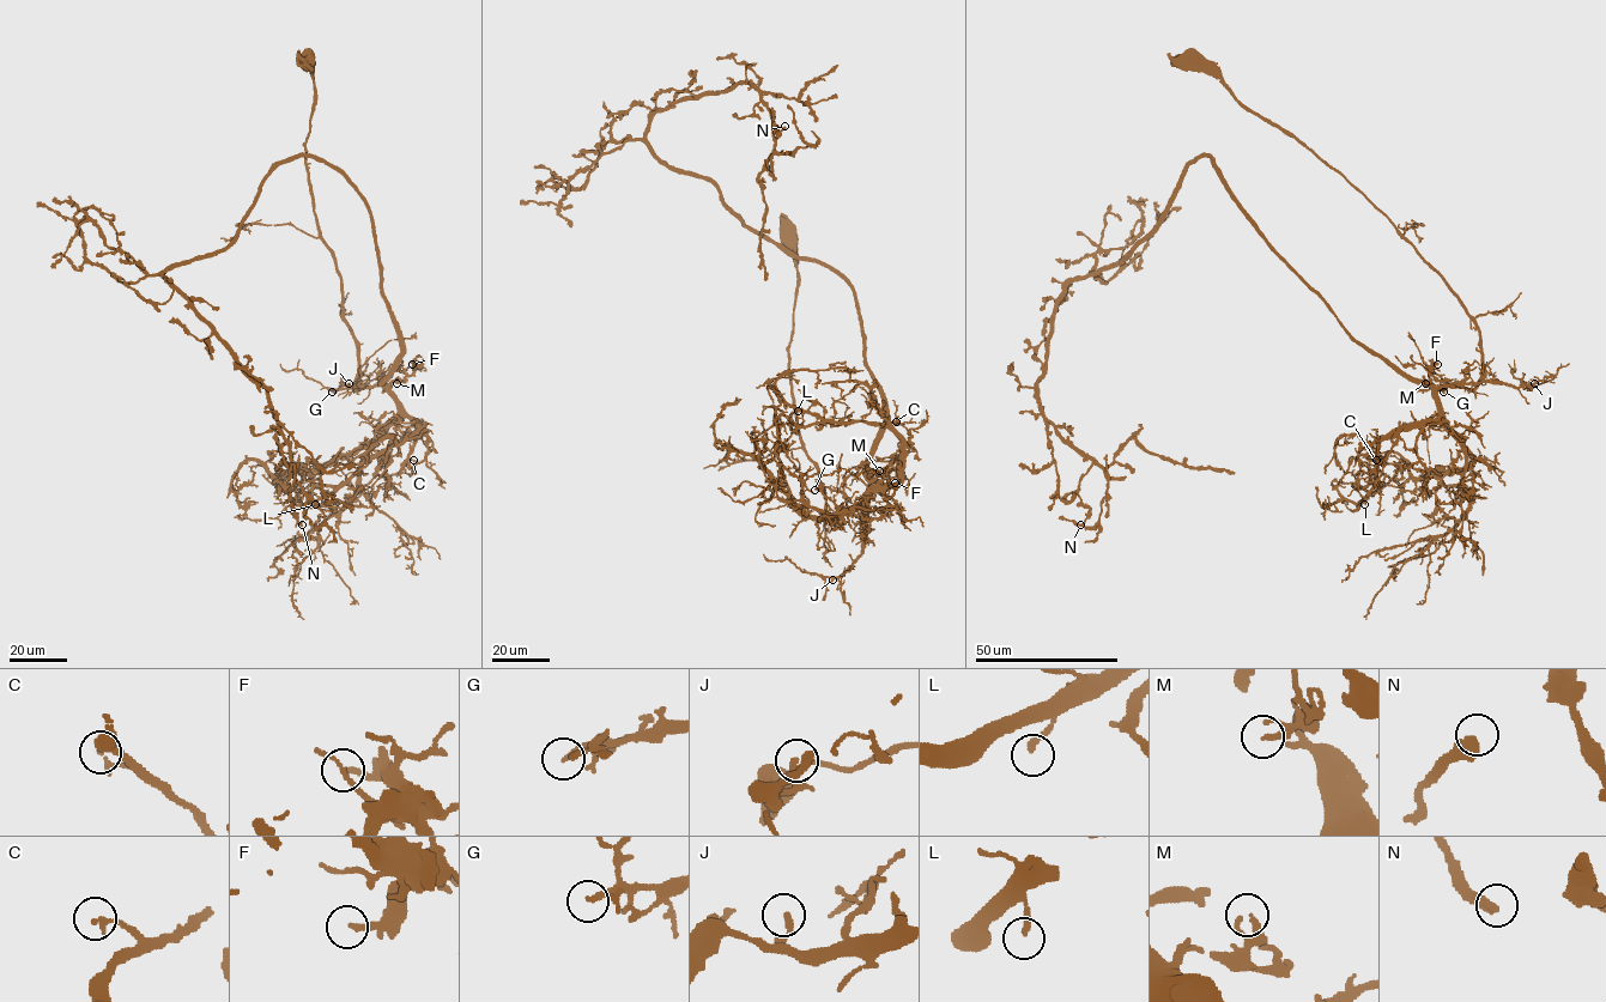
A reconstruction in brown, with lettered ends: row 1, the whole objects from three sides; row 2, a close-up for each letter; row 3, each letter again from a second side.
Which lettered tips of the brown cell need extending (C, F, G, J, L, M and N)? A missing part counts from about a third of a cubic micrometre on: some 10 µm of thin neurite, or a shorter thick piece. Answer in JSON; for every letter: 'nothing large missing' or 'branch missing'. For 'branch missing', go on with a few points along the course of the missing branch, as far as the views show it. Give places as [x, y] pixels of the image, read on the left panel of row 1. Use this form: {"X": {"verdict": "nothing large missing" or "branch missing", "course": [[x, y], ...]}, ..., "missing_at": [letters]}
{"C": {"verdict": "nothing large missing"}, "F": {"verdict": "nothing large missing"}, "G": {"verdict": "branch missing"}, "J": {"verdict": "nothing large missing"}, "L": {"verdict": "nothing large missing"}, "M": {"verdict": "nothing large missing"}, "N": {"verdict": "nothing large missing"}, "missing_at": ["G"]}

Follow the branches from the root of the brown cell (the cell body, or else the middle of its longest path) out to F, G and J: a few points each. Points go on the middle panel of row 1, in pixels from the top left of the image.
F: (791, 236), (798, 284), (789, 384), (825, 515), (841, 527), (838, 518), (898, 475), (895, 483)
G: (791, 236), (795, 426), (823, 487), (825, 515), (841, 527), (843, 495), (814, 490)
J: (791, 236), (788, 376), (801, 445), (825, 515), (840, 527), (852, 510), (862, 516), (861, 554), (832, 580)

